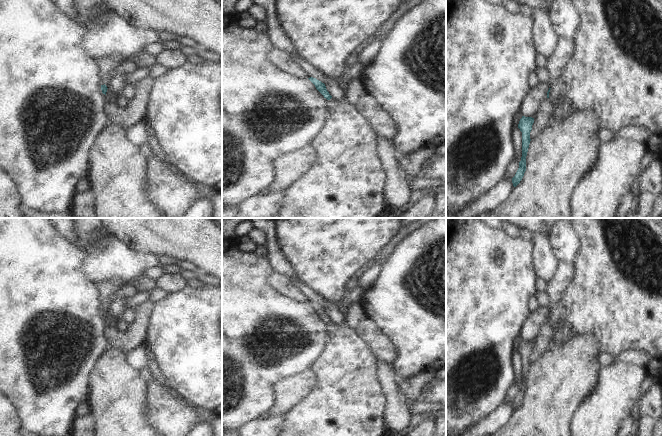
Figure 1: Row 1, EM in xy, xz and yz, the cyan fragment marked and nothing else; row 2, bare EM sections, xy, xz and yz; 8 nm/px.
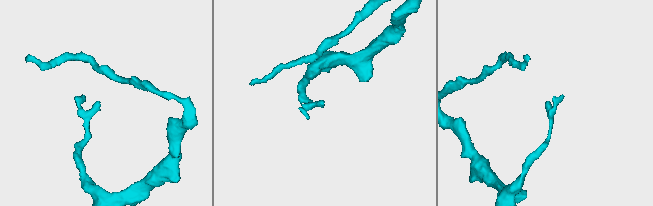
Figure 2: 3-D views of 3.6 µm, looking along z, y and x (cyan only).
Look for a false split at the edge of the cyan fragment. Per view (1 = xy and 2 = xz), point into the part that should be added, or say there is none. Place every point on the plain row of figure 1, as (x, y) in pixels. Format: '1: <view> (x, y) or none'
1: none
2: none

